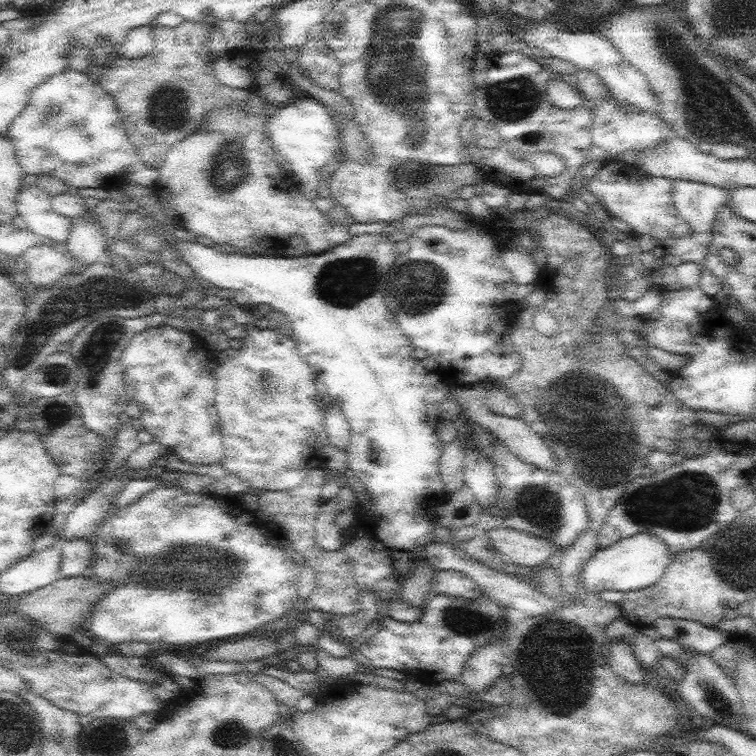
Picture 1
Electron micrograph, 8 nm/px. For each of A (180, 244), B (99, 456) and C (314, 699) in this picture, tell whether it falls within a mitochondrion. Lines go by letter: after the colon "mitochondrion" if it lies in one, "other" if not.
A: other
B: other
C: other

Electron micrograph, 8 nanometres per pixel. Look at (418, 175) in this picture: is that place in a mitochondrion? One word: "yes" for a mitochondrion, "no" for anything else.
yes

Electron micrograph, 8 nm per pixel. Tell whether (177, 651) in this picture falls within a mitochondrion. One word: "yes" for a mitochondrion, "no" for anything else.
no

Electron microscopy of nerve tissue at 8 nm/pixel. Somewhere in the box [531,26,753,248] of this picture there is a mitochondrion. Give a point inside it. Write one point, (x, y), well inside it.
(673, 54)

